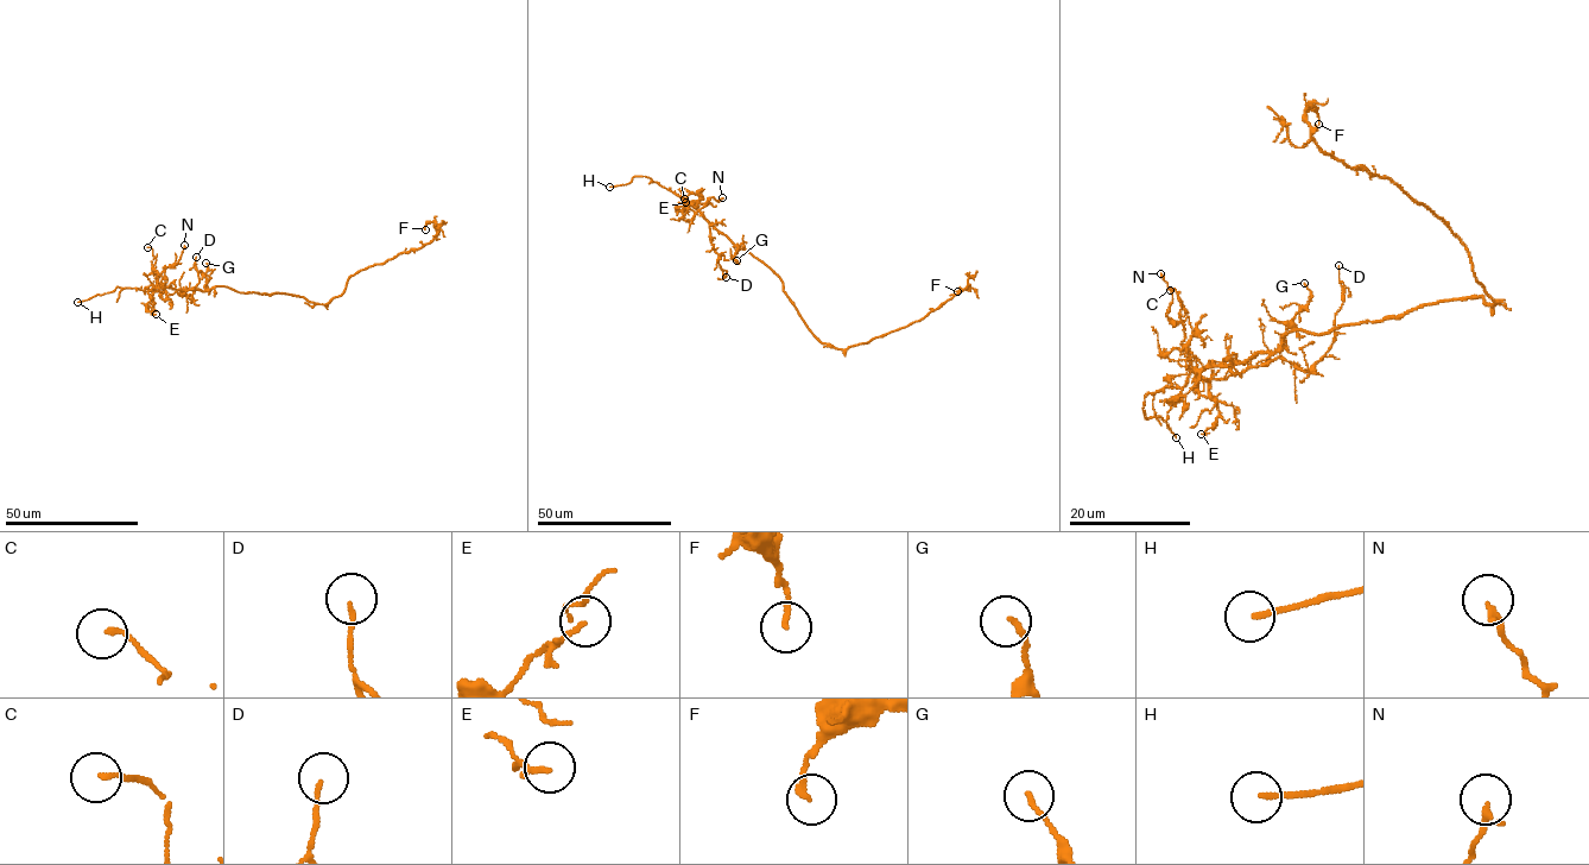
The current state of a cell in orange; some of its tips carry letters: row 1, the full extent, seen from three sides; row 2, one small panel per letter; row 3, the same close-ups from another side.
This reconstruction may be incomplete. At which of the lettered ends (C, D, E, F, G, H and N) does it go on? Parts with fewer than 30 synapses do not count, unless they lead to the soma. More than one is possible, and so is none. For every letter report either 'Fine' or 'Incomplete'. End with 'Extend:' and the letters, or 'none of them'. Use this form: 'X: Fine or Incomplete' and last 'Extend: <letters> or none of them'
C: Fine
D: Fine
E: Fine
F: Fine
G: Fine
H: Incomplete
N: Fine
Extend: H

